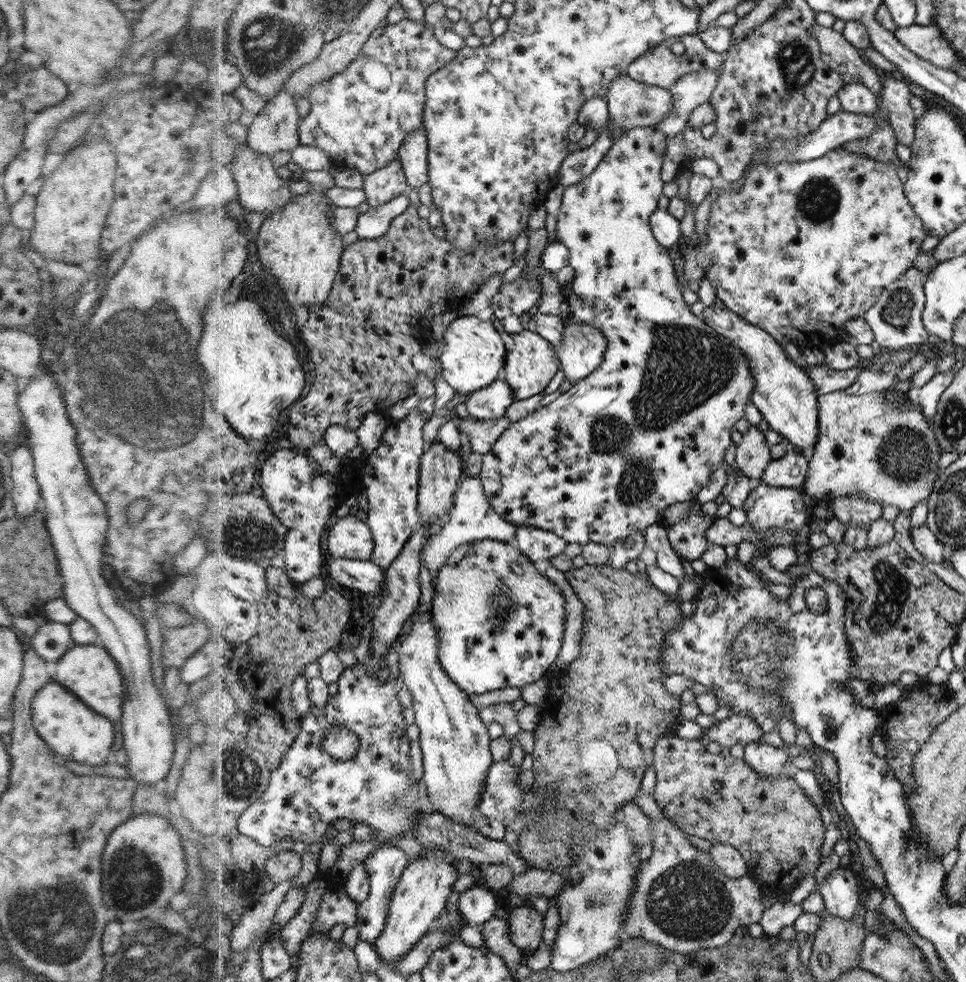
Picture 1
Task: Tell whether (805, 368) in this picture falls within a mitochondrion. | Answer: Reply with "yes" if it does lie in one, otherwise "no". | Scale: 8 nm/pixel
no

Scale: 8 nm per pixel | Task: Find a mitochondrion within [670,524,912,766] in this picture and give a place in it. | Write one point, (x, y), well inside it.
(762, 657)

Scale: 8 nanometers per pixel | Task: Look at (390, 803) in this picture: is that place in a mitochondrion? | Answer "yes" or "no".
yes

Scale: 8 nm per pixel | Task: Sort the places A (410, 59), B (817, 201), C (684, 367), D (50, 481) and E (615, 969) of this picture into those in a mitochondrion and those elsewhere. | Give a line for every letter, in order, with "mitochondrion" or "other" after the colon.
A: other
B: mitochondrion
C: mitochondrion
D: other
E: mitochondrion

